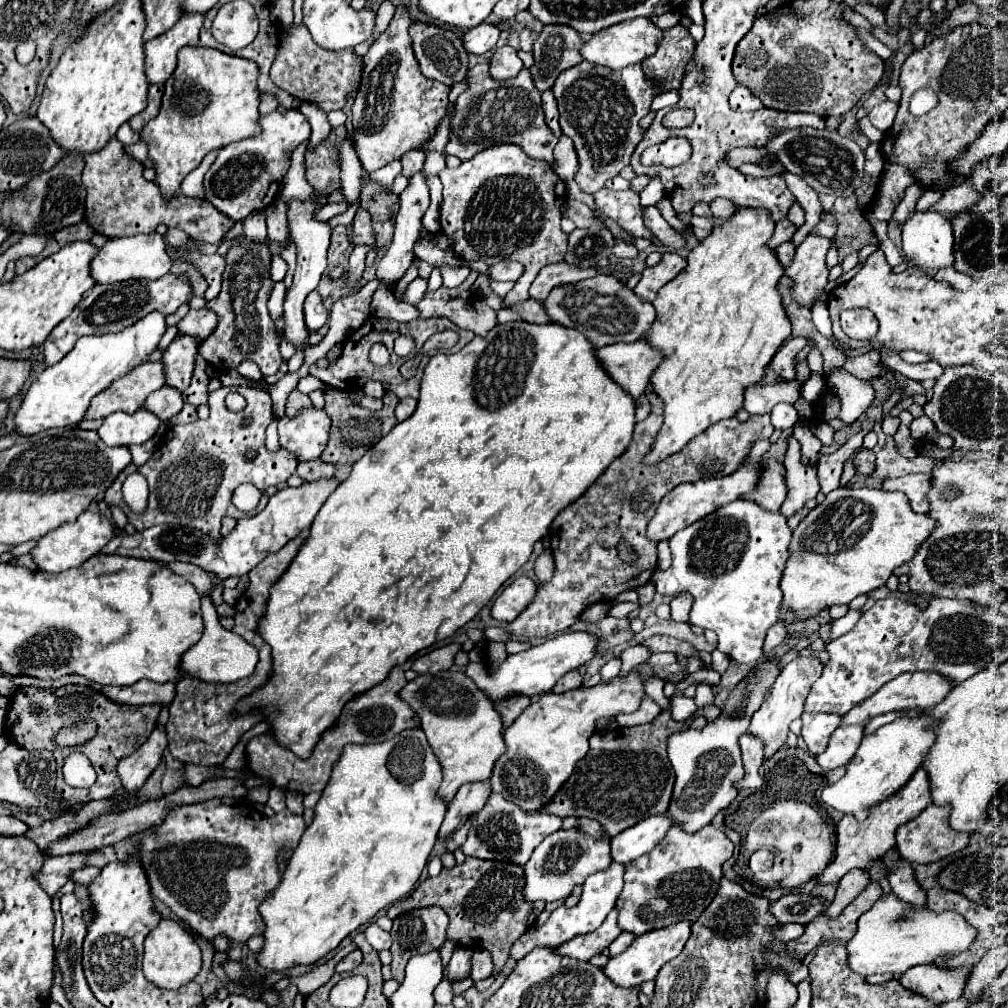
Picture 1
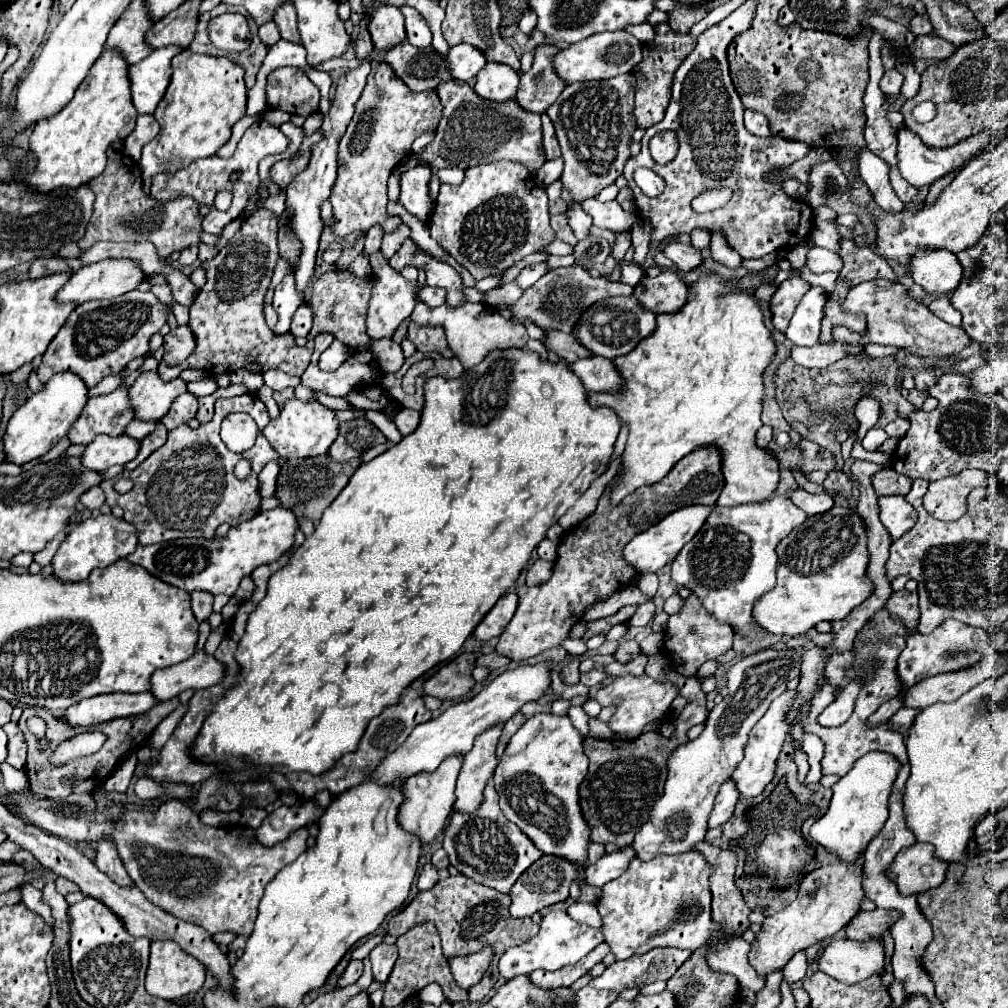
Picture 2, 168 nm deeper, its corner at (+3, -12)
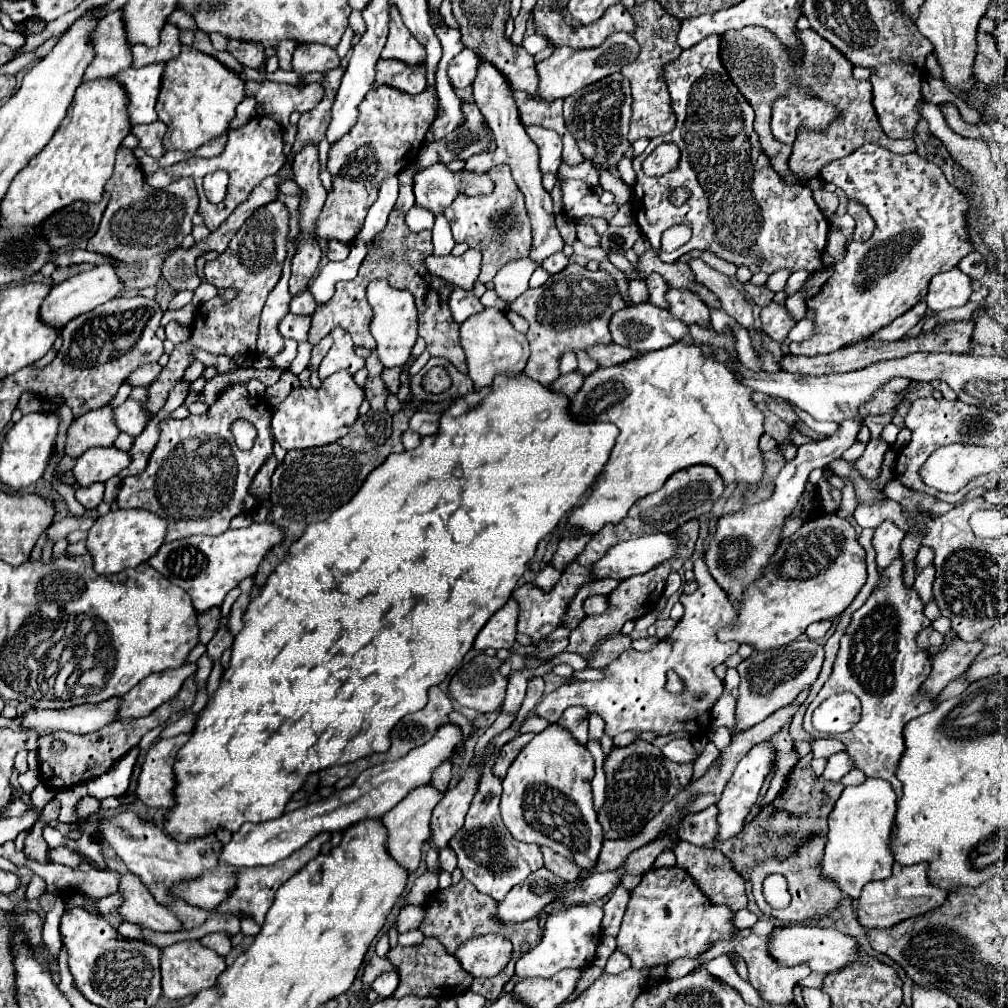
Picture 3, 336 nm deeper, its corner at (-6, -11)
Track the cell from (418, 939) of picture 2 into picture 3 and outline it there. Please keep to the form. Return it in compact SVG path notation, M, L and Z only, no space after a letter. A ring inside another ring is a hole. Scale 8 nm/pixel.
M425 937L425 941L415 947L397 945L393 951L389 951L387 957L395 967L399 967L399 987L393 993L395 999L401 999L405 995L417 995L417 997L431 995L437 999L457 997L463 991L467 991L473 981L473 977L467 971L463 971L459 961L445 951L445 947L439 943L437 937Z

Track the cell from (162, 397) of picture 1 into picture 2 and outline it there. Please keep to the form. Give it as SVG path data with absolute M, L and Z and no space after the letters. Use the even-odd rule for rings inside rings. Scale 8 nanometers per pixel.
M132 420L128 426L126 426L126 432L124 436L130 436L134 440L142 440L144 436L148 436L152 430L154 430L156 422L142 422L142 420Z

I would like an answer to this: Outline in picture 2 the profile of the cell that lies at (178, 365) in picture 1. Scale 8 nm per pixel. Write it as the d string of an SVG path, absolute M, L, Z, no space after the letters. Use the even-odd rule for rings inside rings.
M158 372L140 374L130 388L130 404L134 406L134 418L146 422L162 420L172 400L184 392L186 384L180 378L172 382L162 382Z

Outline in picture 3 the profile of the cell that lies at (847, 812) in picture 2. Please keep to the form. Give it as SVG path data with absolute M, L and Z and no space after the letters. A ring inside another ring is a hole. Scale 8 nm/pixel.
M867 777L861 785L845 787L829 813L829 833L823 853L823 875L837 881L839 889L851 899L859 899L865 883L891 875L891 827L895 821L897 797L891 783Z

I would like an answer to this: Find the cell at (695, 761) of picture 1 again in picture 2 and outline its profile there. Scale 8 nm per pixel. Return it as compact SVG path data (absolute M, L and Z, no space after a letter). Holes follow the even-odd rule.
M768 648L730 666L726 674L728 696L714 706L704 732L696 740L682 744L668 758L668 780L664 784L664 794L654 804L648 822L640 828L632 844L638 858L652 860L662 854L682 854L688 852L696 842L704 840L708 816L720 784L728 780L730 772L734 772L742 760L748 732L766 714L766 708L772 704L772 700L786 690L788 682L800 676L800 660L802 654L798 650Z

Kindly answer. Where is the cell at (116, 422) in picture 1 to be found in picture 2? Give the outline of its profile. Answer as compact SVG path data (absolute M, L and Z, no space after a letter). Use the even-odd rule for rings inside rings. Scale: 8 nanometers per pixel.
M98 436L82 452L82 466L92 472L104 472L114 464L126 464L136 458L140 442L128 436Z

